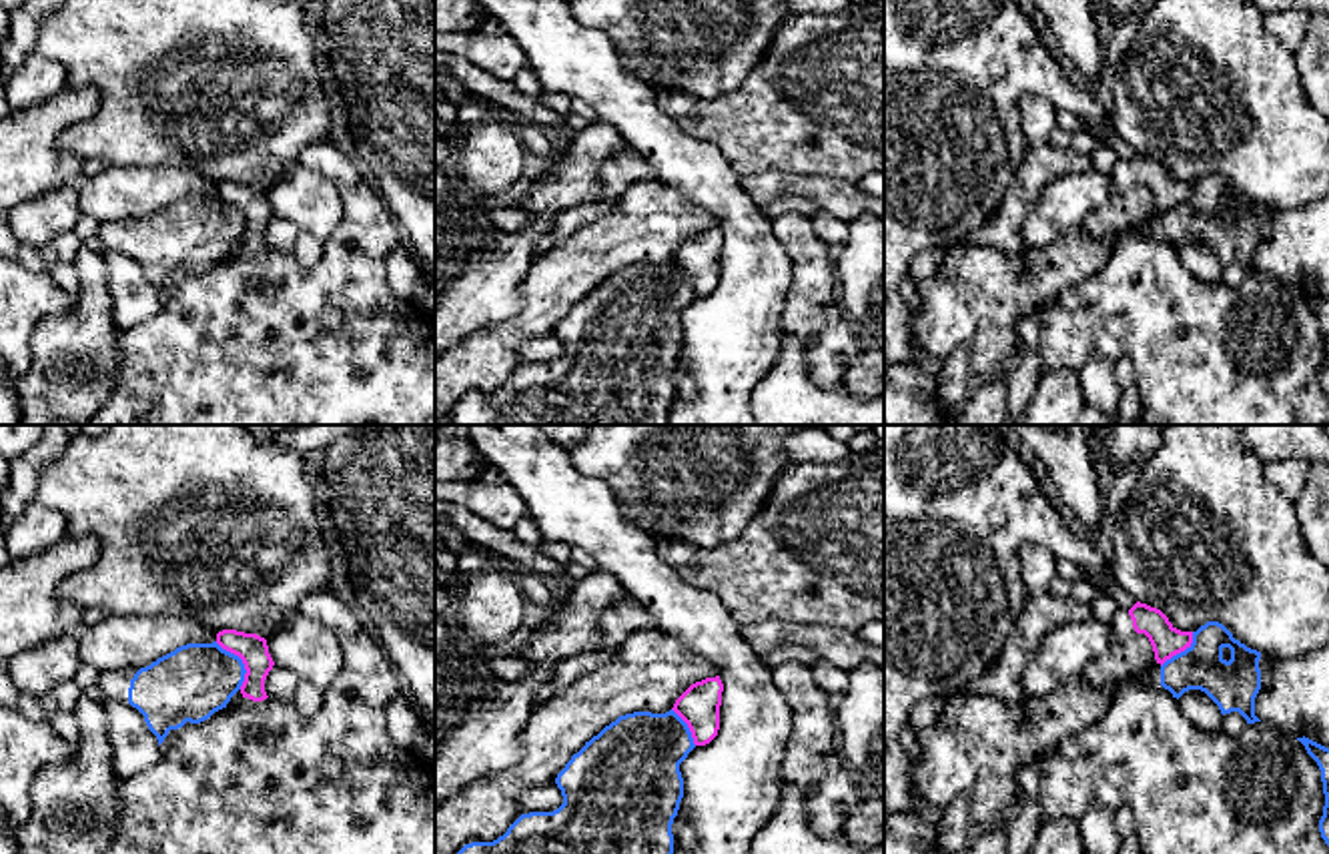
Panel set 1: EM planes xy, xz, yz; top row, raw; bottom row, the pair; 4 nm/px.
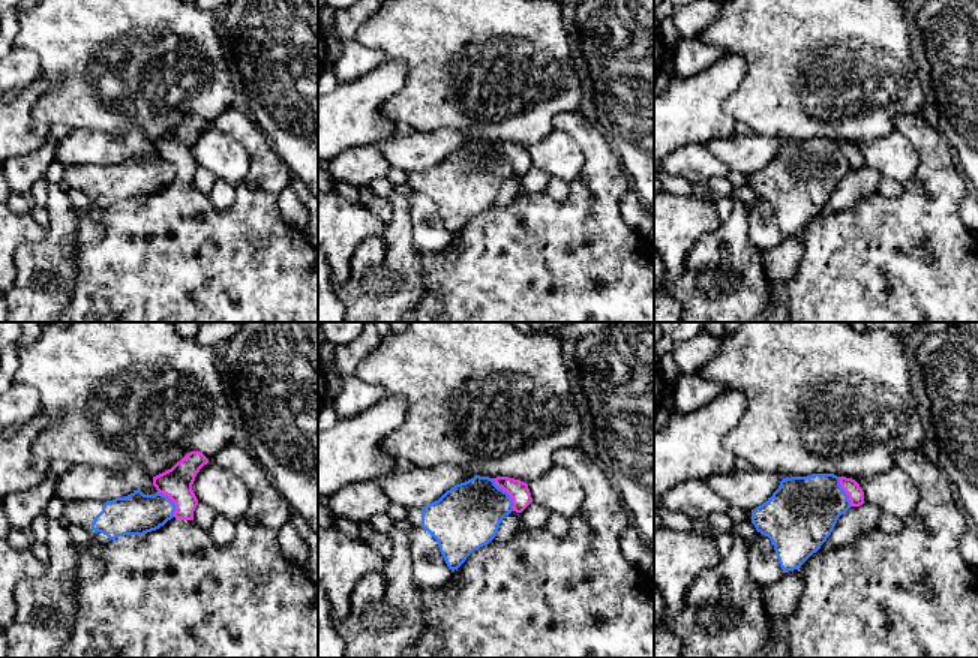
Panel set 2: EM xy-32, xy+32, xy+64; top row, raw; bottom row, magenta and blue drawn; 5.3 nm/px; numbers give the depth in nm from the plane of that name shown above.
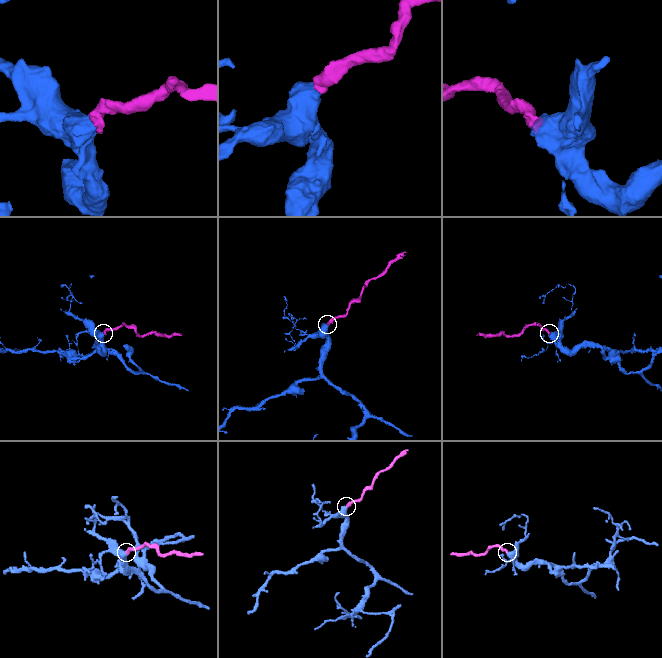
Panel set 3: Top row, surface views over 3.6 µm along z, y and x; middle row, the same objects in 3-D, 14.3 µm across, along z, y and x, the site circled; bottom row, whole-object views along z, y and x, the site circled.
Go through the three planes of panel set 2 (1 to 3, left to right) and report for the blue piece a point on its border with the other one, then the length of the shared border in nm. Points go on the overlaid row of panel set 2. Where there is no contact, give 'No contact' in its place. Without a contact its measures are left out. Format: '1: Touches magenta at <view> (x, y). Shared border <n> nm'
1: Touches magenta at xy-32 (173, 501). Shared border 170 nm
2: Touches magenta at xy+32 (507, 492). Shared border 200 nm
3: Touches magenta at xy+64 (845, 490). Shared border 170 nm

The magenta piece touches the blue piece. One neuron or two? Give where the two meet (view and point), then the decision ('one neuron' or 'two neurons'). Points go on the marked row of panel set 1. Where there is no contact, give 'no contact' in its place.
xy (243, 662) | two neurons

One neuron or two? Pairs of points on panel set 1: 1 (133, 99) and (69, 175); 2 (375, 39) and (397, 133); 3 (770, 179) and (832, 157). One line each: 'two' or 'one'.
1: two
2: one
3: two

